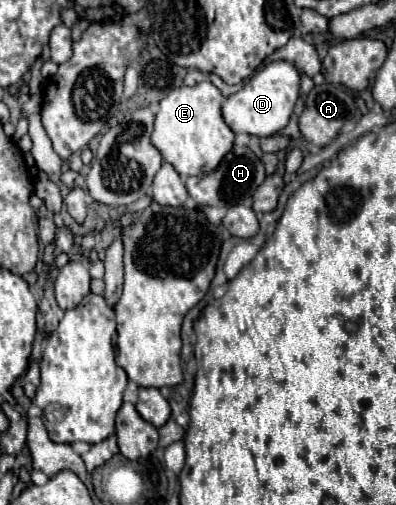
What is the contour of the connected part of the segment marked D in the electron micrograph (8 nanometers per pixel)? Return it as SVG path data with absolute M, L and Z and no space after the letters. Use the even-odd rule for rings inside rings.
M273 61L261 67L241 91L227 97L223 103L223 119L231 127L233 133L249 133L257 137L269 137L279 133L287 123L299 99L299 83L301 71L295 63L289 61Z

